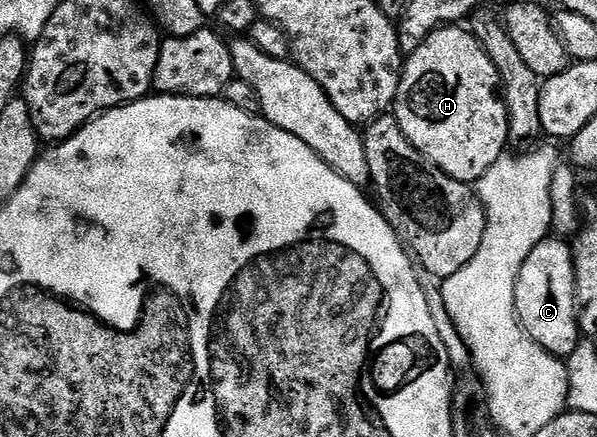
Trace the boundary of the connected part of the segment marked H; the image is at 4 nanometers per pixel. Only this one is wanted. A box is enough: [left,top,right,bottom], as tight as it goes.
[392,25,510,185]

